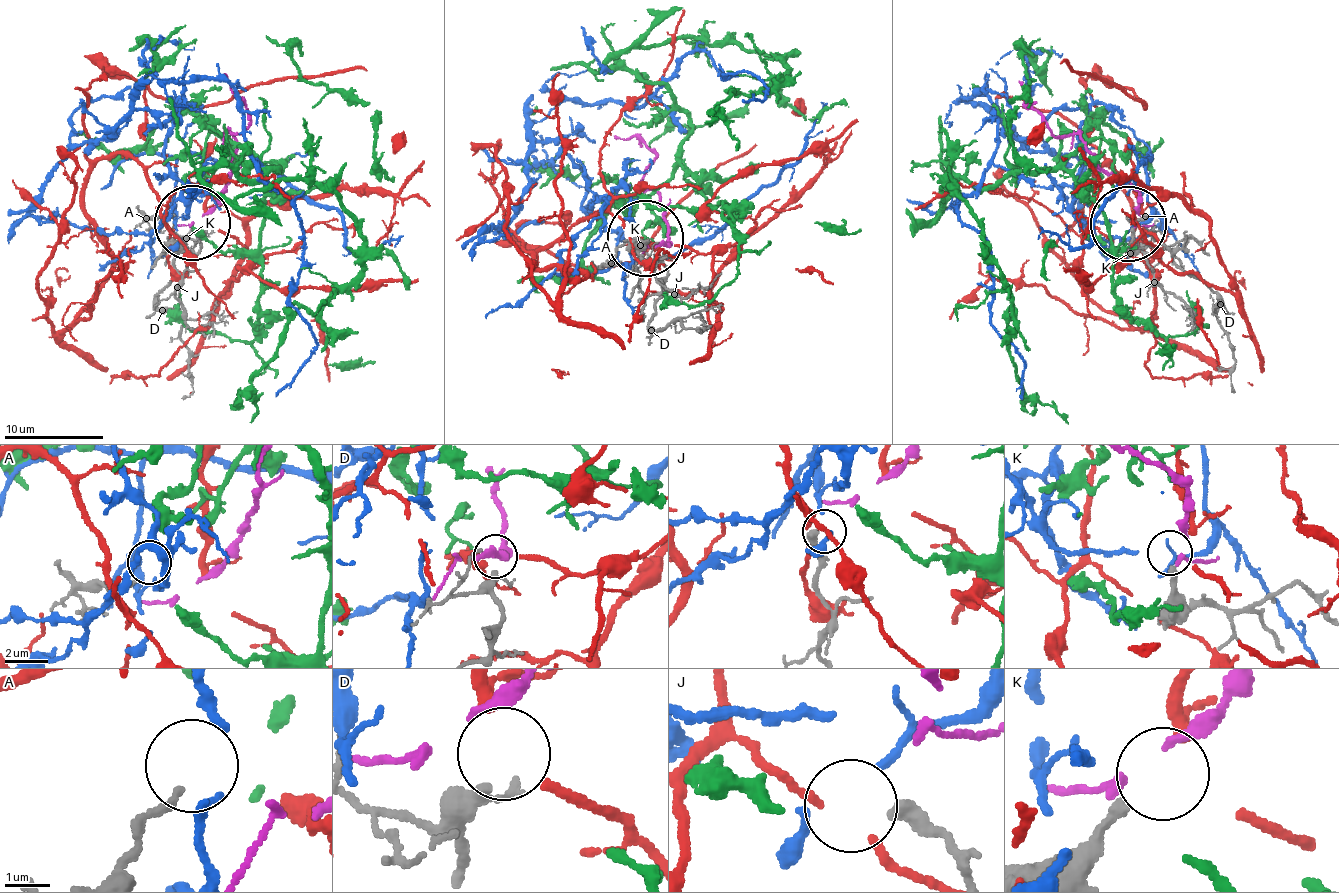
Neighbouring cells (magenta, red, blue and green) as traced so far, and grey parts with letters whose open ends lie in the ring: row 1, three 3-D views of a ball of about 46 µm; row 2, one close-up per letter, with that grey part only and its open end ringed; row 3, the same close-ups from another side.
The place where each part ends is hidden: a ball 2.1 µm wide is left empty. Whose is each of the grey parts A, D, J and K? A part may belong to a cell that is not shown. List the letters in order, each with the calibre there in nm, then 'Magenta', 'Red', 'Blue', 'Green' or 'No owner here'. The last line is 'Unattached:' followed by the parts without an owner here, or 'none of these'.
A: Thickness 170 nm. No owner here
D: Thickness 240 nm. No owner here
J: Thickness 400 nm. No owner here
K: Thickness 220 nm. No owner here
Unattached: A, D, J, K

